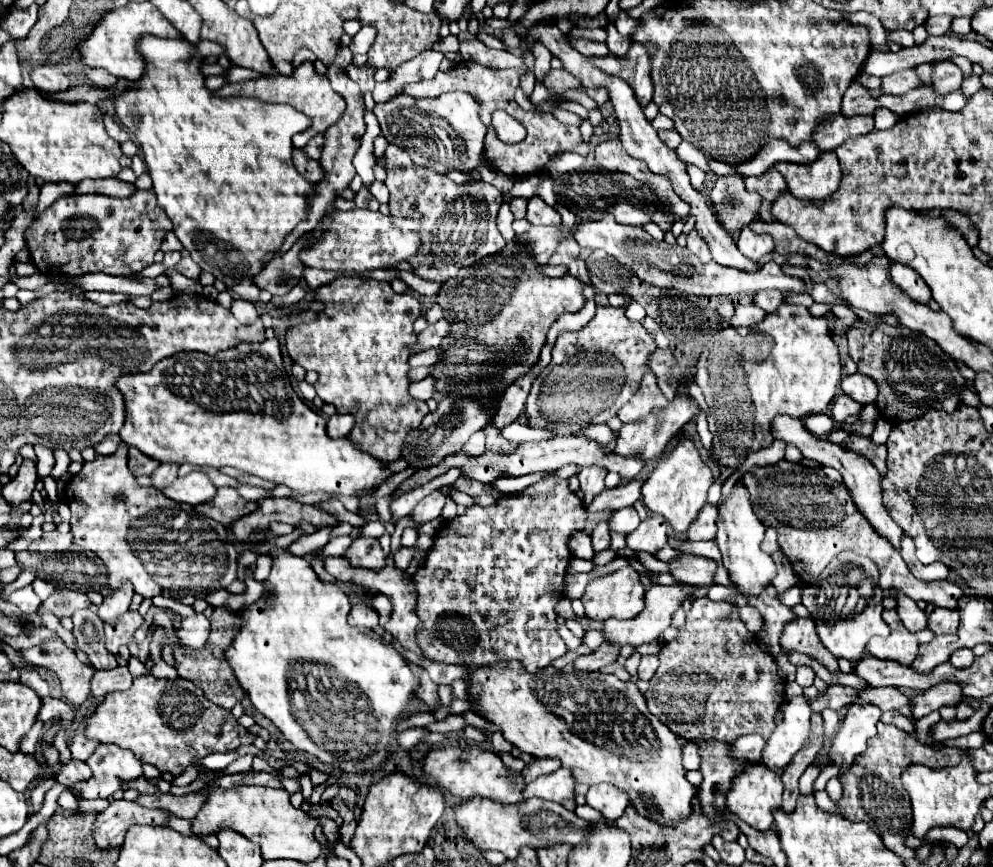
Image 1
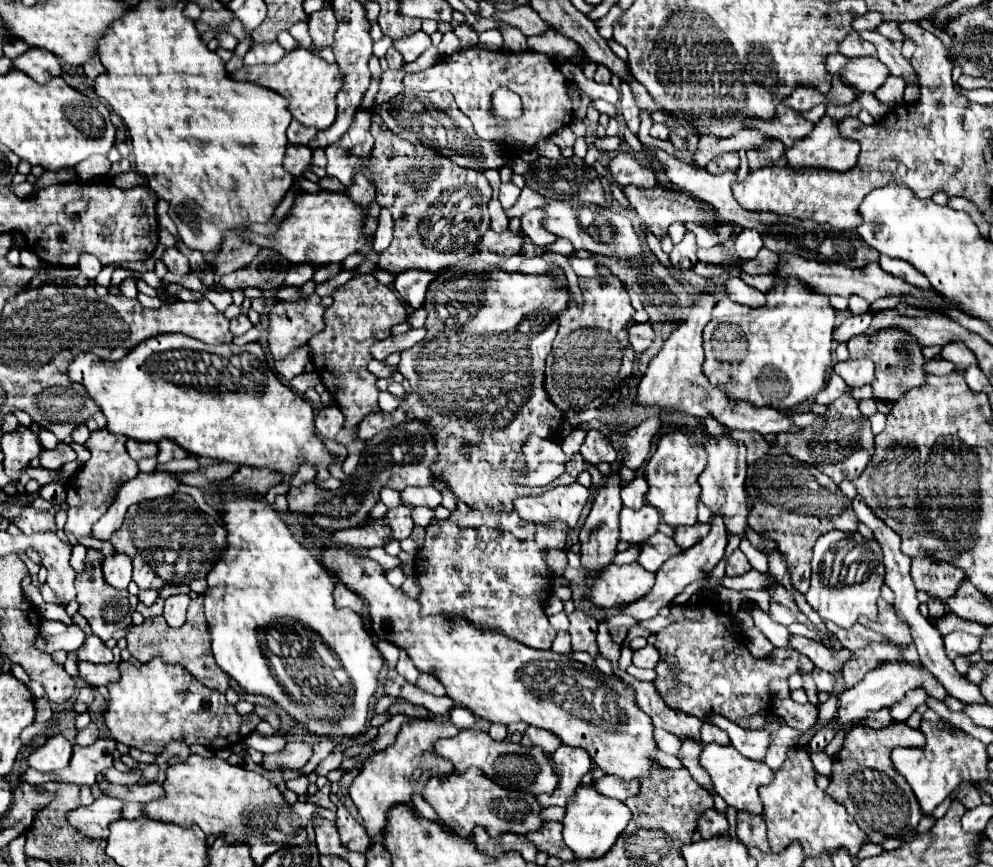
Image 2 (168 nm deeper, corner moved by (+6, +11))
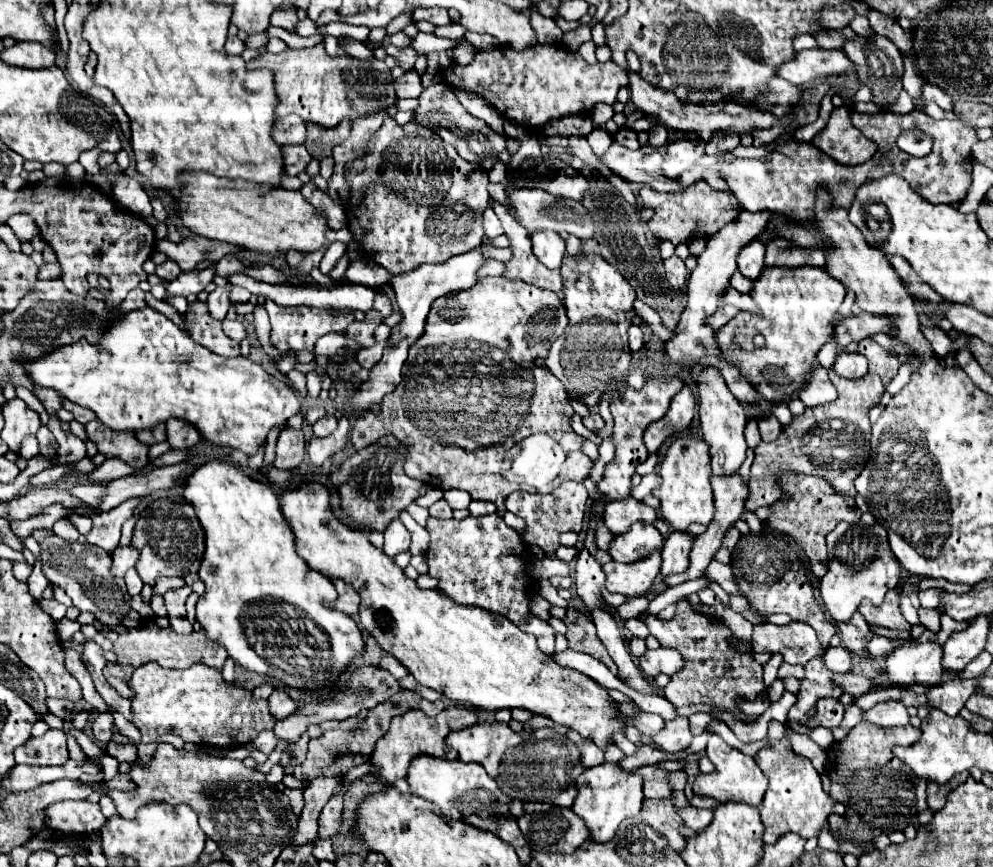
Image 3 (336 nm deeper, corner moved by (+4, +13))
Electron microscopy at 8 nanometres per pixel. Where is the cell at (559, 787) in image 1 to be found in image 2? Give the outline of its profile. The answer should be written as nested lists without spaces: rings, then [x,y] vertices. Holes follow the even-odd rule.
[[[561,745],[555,753],[553,753],[553,763],[555,763],[555,771],[561,775],[559,785],[555,789],[553,795],[537,795],[539,805],[551,807],[551,805],[559,805],[565,807],[567,797],[573,795],[575,787],[581,783],[583,775],[589,771],[591,767],[591,757],[587,755],[587,751],[581,751],[581,747],[567,747]]]

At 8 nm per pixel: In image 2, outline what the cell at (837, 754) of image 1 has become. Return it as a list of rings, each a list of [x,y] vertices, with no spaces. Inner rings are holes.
[[[897,659],[897,661],[887,661],[883,665],[879,665],[877,669],[869,671],[865,675],[863,681],[859,681],[855,687],[851,689],[845,689],[841,695],[839,695],[839,719],[837,719],[837,727],[839,729],[845,729],[847,723],[853,723],[853,721],[859,721],[865,717],[865,713],[869,709],[883,709],[883,707],[889,707],[891,703],[903,699],[903,695],[915,687],[923,687],[927,691],[927,695],[943,701],[947,697],[947,691],[945,687],[923,667],[923,665],[915,665],[915,663],[909,663],[905,659]]]

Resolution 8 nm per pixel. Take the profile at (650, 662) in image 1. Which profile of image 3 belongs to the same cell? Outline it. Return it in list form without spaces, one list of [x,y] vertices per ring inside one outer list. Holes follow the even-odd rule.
[[[647,649],[641,657],[639,657],[639,663],[641,663],[641,671],[645,677],[655,677],[659,673],[667,673],[667,675],[673,675],[681,669],[683,665],[683,659],[681,659],[681,653],[677,653],[675,649]]]

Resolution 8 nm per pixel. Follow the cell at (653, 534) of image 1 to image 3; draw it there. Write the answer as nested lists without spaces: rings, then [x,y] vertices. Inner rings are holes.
[[[627,497],[625,501],[613,501],[613,505],[605,507],[605,525],[613,535],[625,533],[635,521],[643,523],[655,523],[657,511],[653,507],[647,507],[645,503],[633,501],[633,497]]]

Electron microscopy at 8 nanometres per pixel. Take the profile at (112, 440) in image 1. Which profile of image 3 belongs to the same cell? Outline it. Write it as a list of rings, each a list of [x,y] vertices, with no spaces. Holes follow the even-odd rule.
[[[65,403],[65,409],[69,409],[73,415],[75,415],[75,421],[79,421],[79,423],[83,423],[83,425],[87,425],[89,421],[93,421],[97,415],[95,415],[95,411],[91,411],[91,409],[87,409],[87,407],[81,407],[81,405],[77,405],[77,403]]]

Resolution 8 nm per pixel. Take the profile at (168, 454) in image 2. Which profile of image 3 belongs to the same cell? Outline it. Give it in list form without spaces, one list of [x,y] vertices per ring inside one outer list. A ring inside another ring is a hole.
[[[167,421],[167,443],[171,449],[191,449],[199,443],[201,437],[197,437],[197,429],[191,425],[185,425],[185,421]]]

